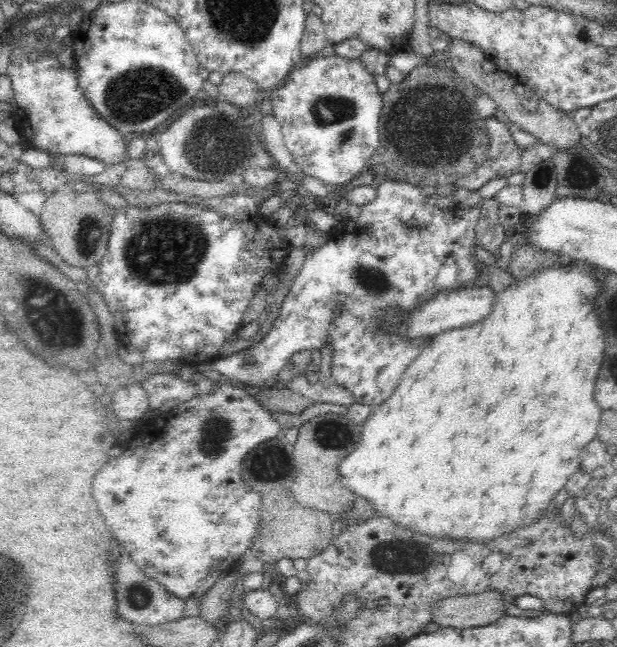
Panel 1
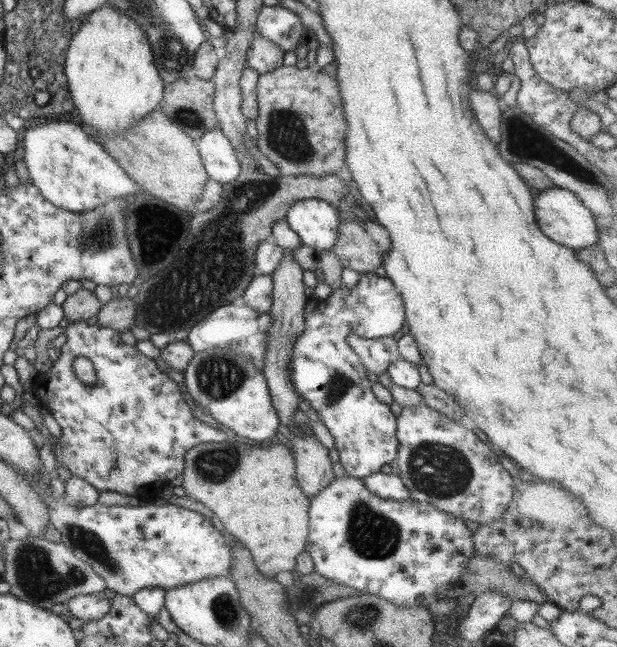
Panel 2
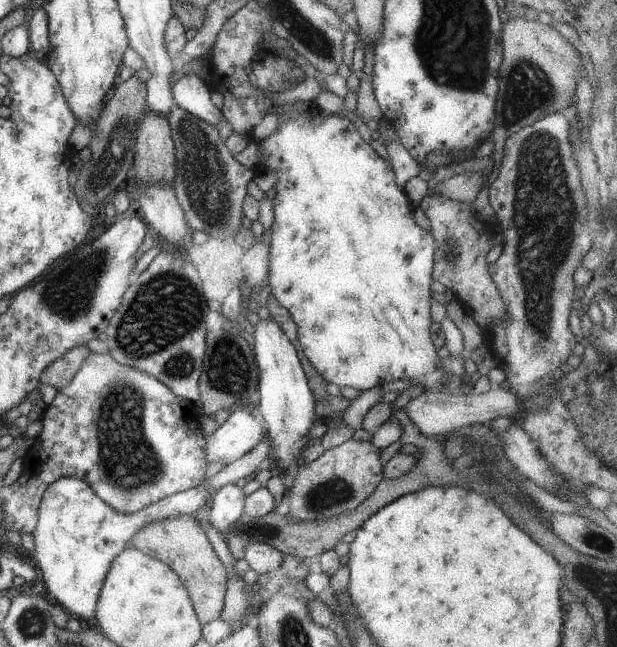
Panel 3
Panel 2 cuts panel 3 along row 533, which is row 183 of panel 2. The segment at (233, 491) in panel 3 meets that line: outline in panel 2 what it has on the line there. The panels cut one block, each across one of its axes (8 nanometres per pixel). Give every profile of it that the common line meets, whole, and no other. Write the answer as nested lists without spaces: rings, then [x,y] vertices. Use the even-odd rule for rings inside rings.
[[[219,126],[213,130],[207,130],[207,133],[198,138],[195,143],[209,179],[217,180],[219,184],[225,184],[239,176],[242,168],[239,166],[231,143]]]

